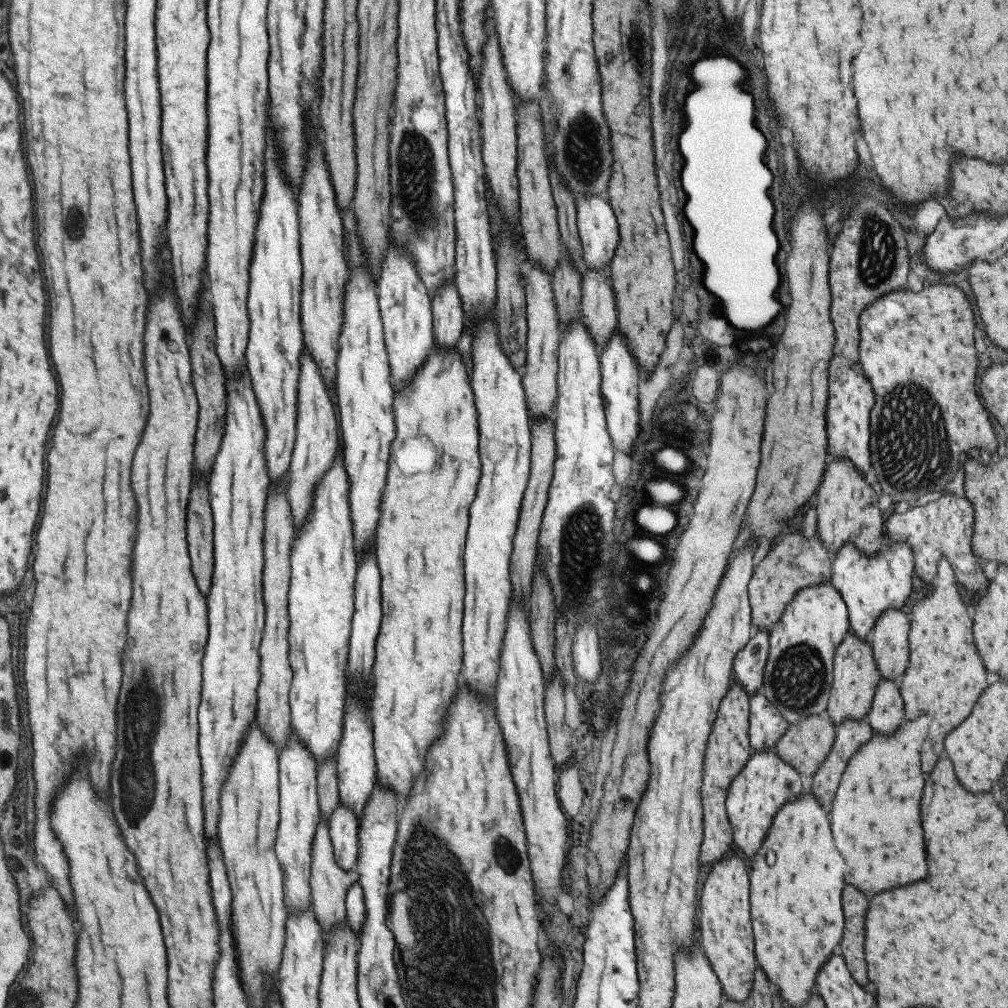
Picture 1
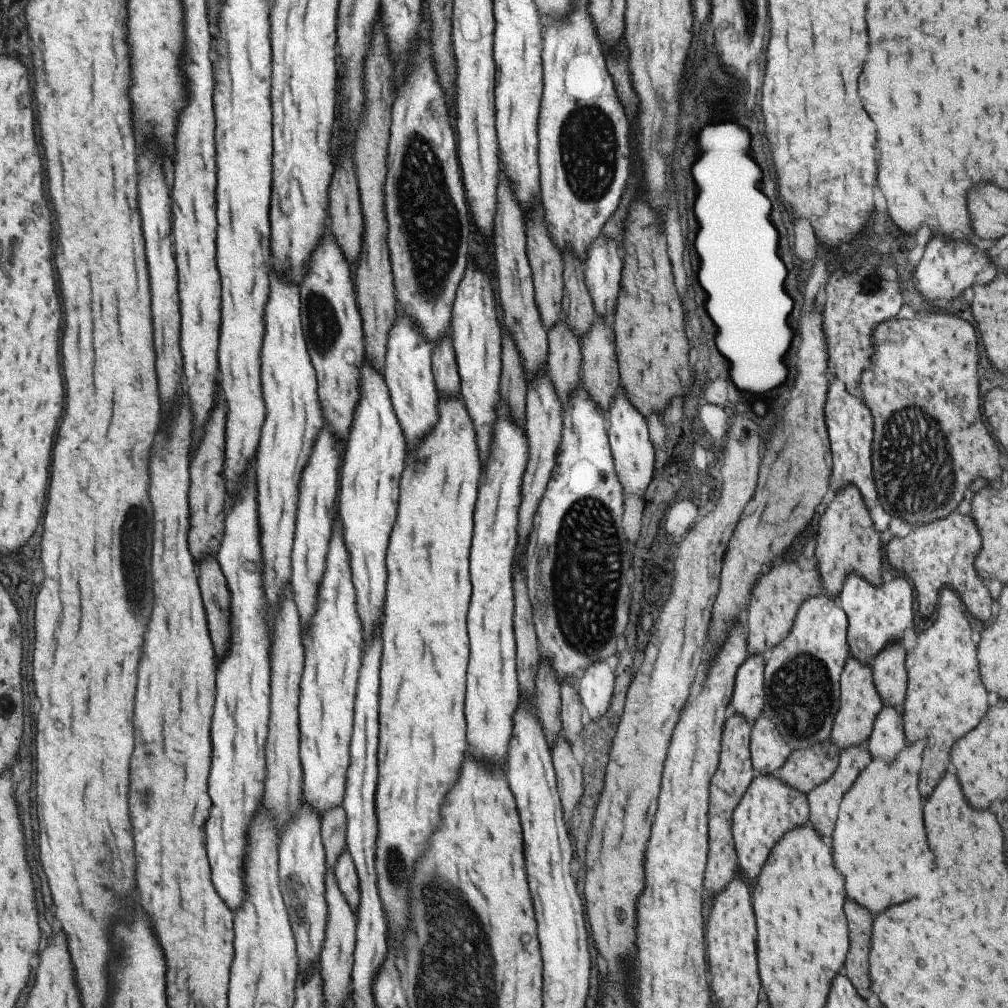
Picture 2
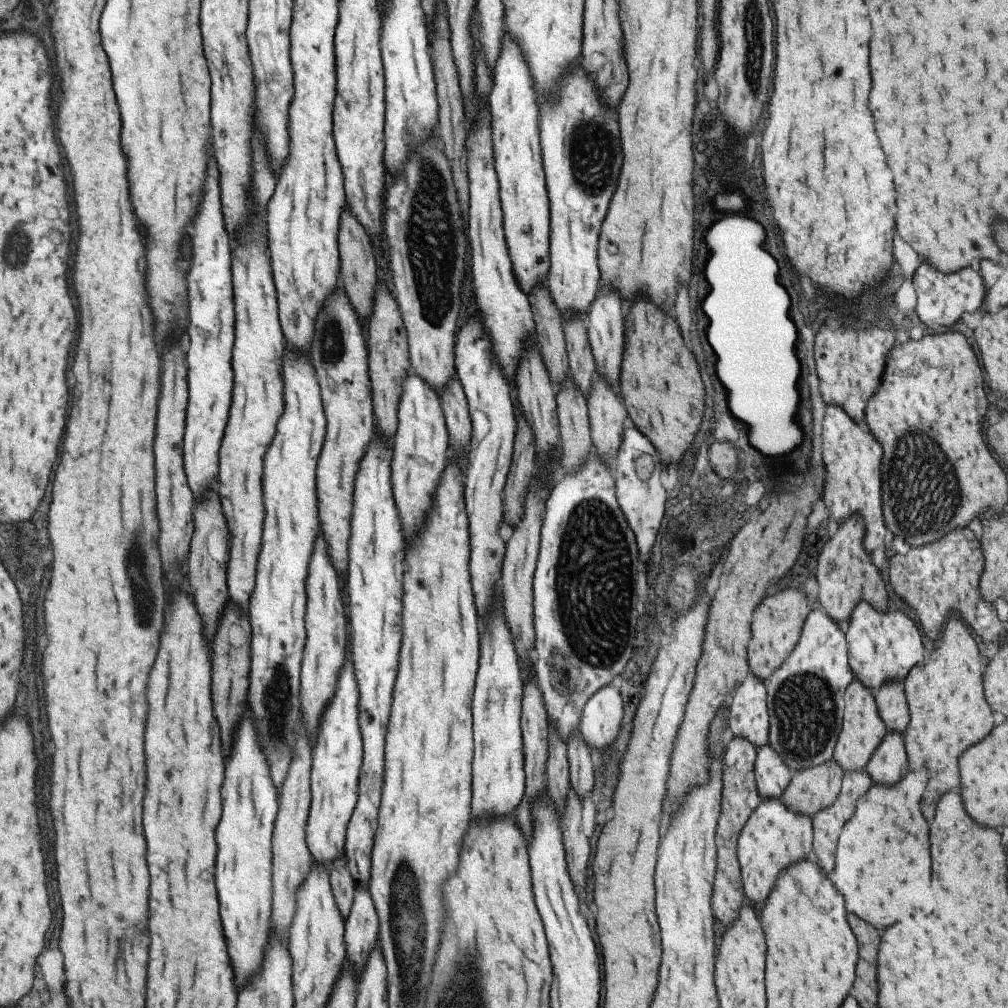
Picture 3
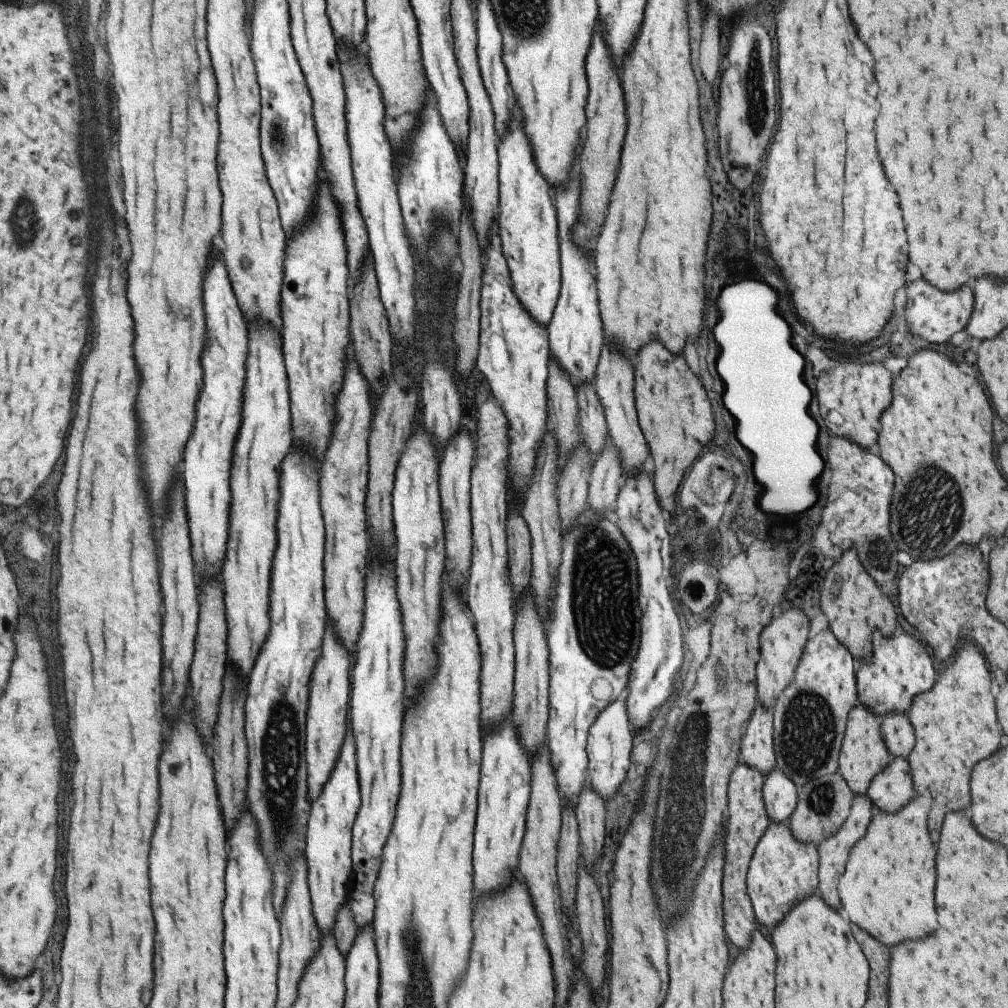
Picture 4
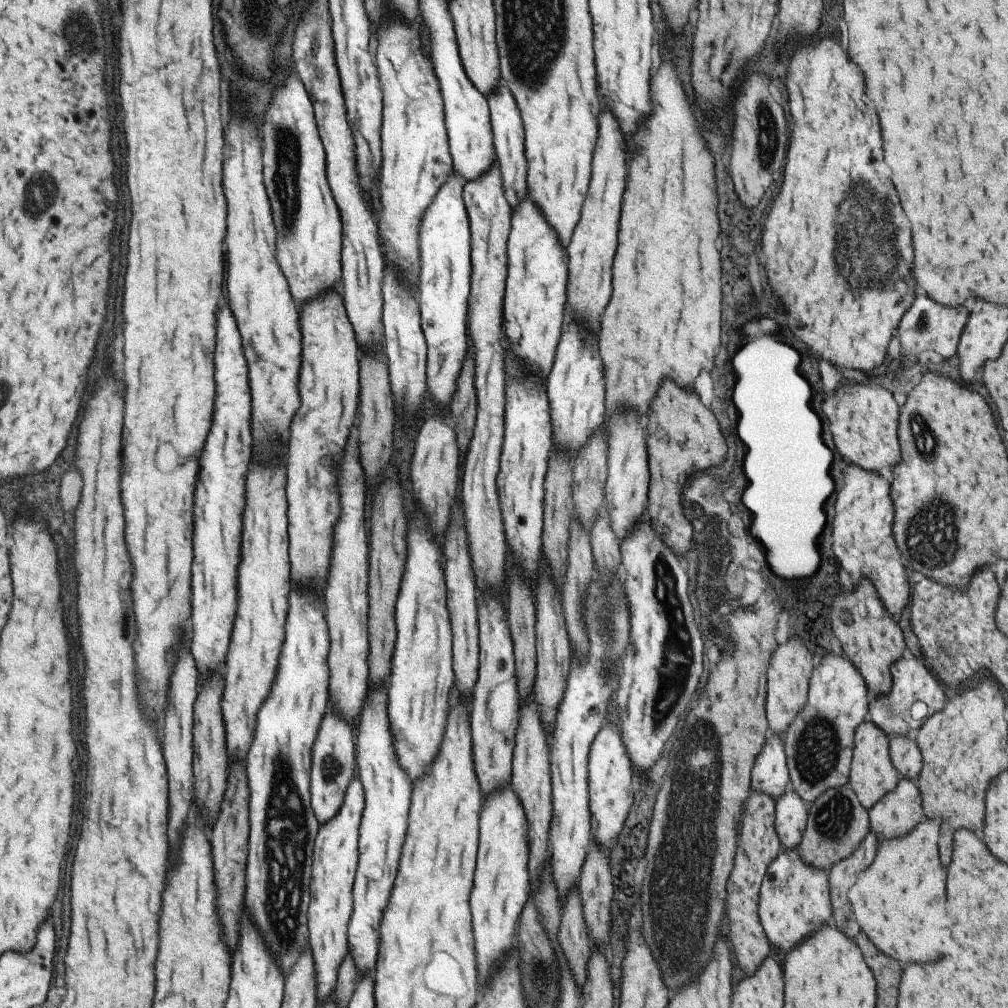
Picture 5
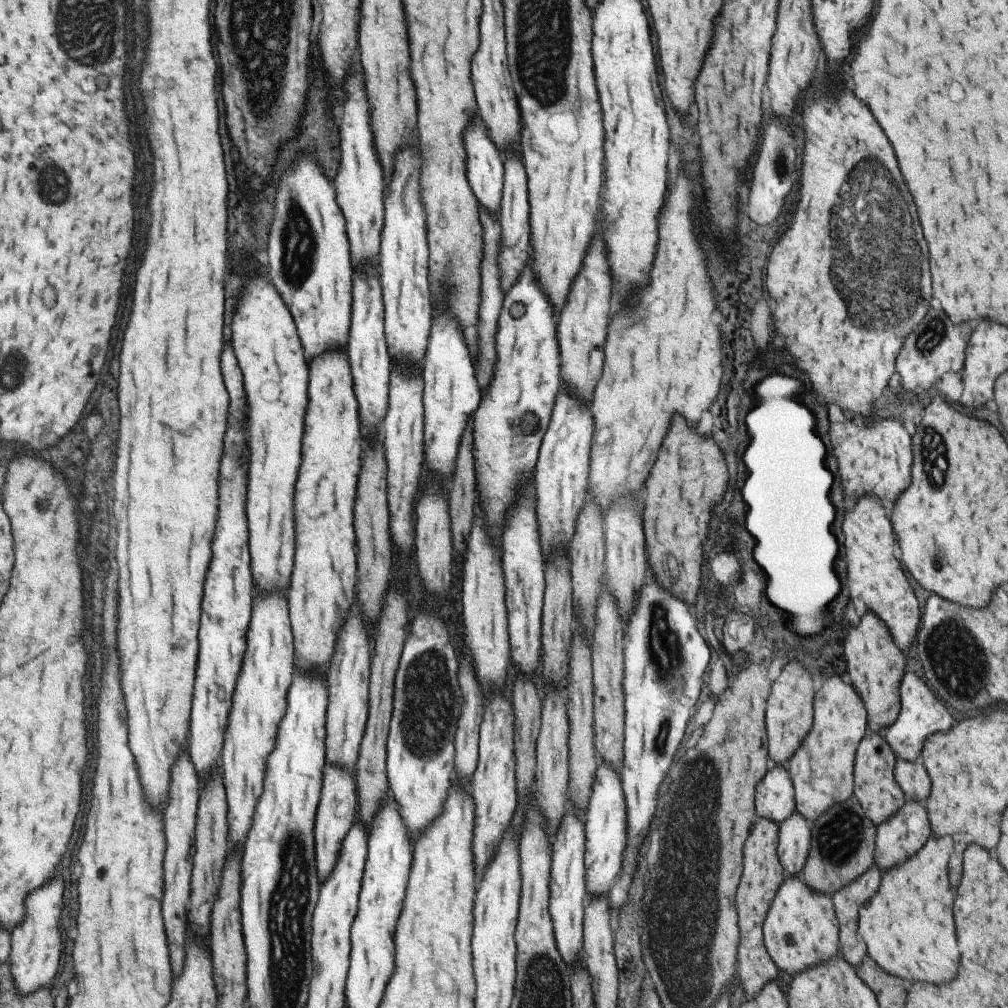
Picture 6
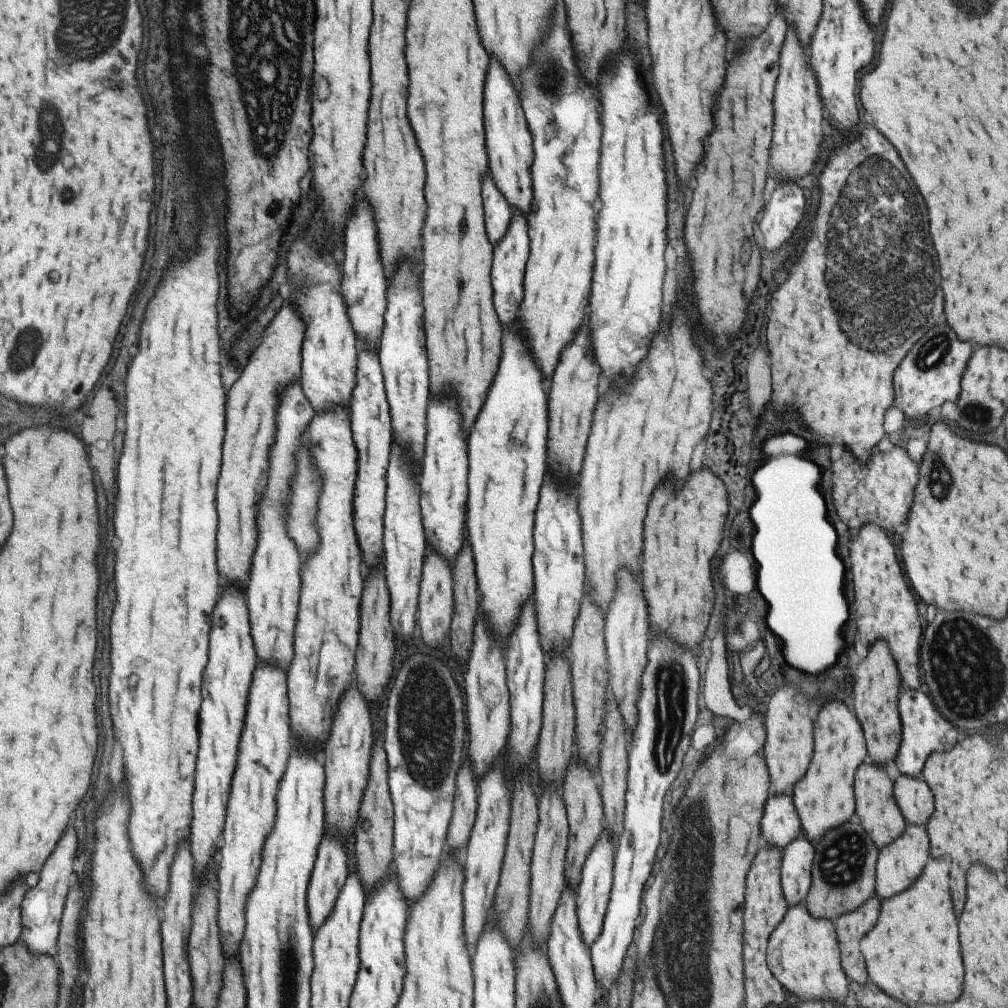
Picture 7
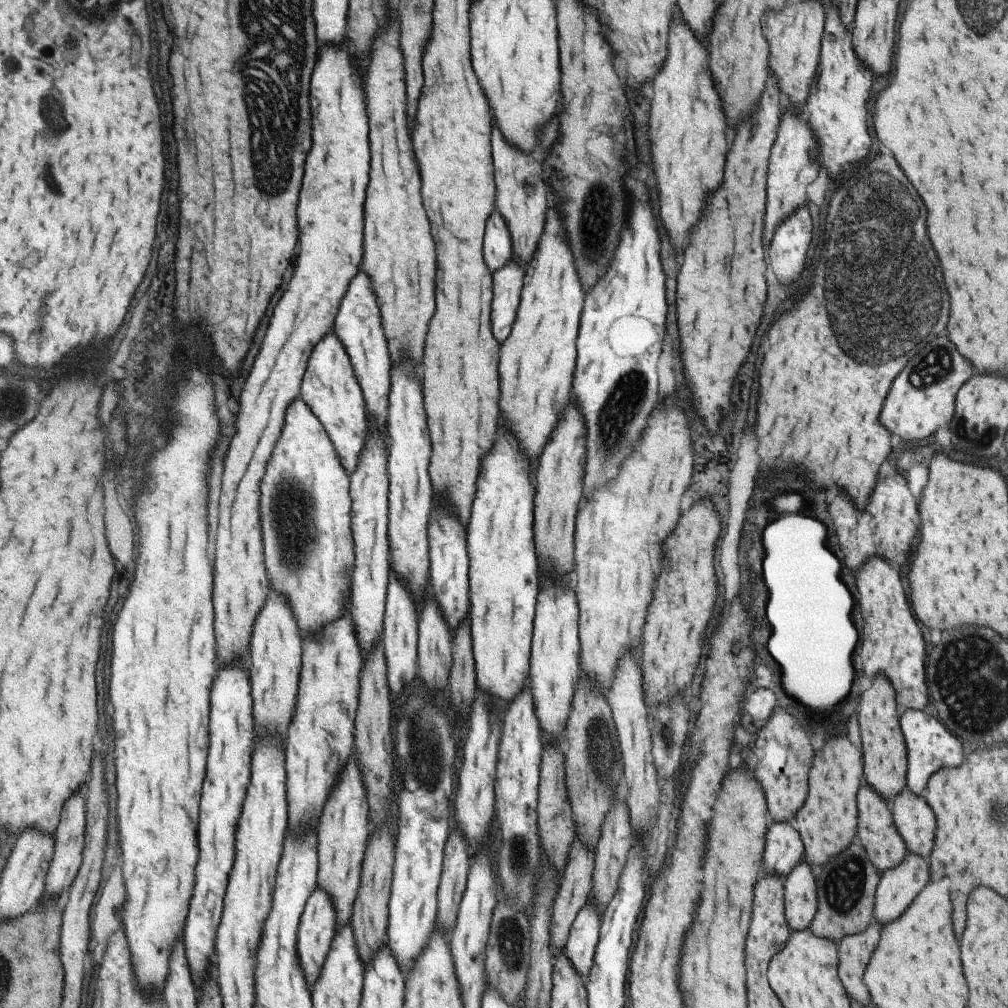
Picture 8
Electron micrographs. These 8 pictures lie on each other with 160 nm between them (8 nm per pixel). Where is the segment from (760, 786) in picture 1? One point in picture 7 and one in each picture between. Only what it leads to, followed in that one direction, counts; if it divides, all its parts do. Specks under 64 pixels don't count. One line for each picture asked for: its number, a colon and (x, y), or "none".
2: (769, 808)
3: (773, 838)
4: (781, 872)
5: (793, 901)
6: (800, 929)
7: (802, 952)

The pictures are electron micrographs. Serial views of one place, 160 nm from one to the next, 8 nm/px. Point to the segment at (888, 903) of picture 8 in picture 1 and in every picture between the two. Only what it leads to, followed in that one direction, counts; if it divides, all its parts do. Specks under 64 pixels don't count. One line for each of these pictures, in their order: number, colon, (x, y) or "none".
1: (886, 712)
2: (886, 739)
3: (887, 764)
4: (891, 788)
5: (899, 811)
6: (901, 835)
7: (898, 864)

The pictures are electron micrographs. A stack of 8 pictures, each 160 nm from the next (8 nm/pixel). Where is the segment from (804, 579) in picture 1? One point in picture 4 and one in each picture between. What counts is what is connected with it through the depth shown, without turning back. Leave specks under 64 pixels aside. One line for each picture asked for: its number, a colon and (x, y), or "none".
2: (774, 601)
3: (776, 621)
4: (781, 643)

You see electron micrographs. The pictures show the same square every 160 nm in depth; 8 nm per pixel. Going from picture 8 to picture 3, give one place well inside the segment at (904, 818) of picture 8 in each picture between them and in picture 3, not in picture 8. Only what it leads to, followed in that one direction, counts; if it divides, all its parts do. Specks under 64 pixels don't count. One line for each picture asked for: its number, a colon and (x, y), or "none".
3: (892, 708)
4: (897, 733)
5: (904, 754)
6: (910, 776)
7: (913, 799)

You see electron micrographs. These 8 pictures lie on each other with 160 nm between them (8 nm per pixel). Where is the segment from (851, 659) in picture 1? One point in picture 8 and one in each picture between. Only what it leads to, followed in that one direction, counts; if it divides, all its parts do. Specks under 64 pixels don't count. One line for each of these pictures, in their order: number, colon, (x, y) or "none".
2: (858, 704)
3: (862, 730)
4: (863, 754)
5: (872, 775)
6: (874, 787)
7: (877, 812)
8: (875, 831)

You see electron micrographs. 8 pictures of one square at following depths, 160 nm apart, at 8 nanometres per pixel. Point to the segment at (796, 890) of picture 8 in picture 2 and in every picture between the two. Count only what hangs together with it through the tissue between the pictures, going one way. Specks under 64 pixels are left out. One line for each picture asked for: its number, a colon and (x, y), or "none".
2: (768, 751)
3: (771, 776)
4: (779, 794)
5: (790, 813)
6: (794, 833)
7: (796, 858)

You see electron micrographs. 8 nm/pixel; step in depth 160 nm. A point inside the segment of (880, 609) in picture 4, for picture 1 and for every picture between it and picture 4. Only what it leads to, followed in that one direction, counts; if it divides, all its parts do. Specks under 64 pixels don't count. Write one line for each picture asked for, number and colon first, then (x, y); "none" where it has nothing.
1: (846, 509)
2: (846, 542)
3: (844, 574)

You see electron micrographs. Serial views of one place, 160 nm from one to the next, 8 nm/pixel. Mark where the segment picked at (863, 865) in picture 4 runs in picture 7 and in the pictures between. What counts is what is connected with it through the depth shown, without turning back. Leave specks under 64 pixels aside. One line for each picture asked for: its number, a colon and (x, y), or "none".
5: (901, 896)
6: (917, 894)
7: (911, 929)

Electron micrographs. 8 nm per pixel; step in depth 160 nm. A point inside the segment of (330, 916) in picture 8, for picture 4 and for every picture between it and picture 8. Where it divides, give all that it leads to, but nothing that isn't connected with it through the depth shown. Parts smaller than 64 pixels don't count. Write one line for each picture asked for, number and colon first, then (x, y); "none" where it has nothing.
4: (326, 711)
5: (332, 764)
6: (335, 813)
7: (330, 869)

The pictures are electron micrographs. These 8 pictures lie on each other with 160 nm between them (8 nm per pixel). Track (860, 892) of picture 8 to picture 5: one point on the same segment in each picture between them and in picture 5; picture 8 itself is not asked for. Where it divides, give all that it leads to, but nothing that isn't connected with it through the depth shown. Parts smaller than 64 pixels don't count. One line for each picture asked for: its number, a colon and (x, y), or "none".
5: (836, 822)
6: (841, 848)
7: (842, 872)

